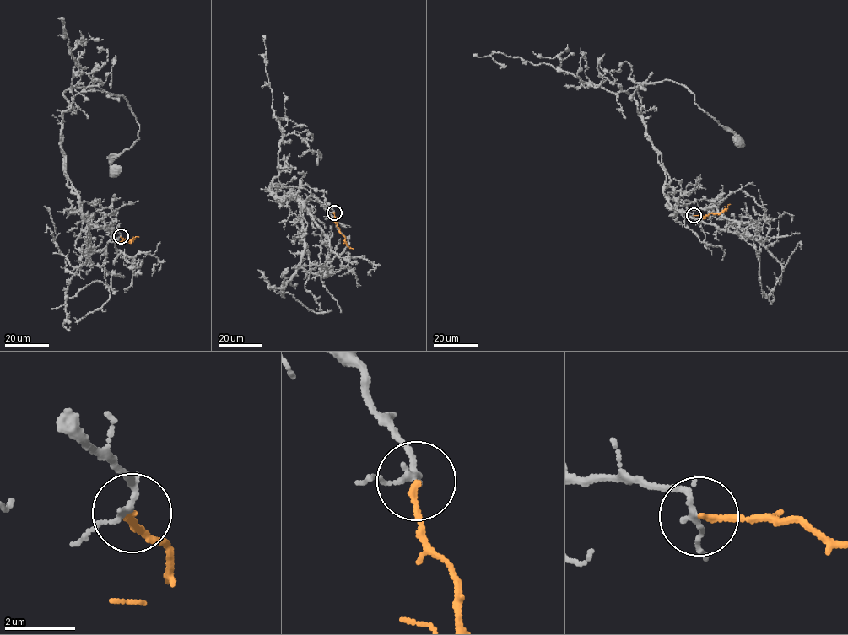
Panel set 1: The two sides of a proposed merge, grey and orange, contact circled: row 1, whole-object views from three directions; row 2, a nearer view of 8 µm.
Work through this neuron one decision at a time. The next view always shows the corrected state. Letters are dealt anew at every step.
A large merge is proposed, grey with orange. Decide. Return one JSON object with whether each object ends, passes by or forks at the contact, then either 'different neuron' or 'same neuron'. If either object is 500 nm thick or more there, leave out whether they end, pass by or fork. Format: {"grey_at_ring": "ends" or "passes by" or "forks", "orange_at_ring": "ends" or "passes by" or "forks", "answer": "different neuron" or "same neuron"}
{"grey_at_ring": "passes by", "orange_at_ring": "ends", "answer": "same neuron"}

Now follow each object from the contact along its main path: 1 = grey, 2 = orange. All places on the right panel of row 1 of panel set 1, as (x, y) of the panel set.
1: (694, 215), (675, 213), (664, 193), (665, 172), (645, 136), (637, 88), (667, 80), (683, 84), (737, 139)
2: (694, 215), (704, 217), (710, 213), (719, 214), (730, 204)

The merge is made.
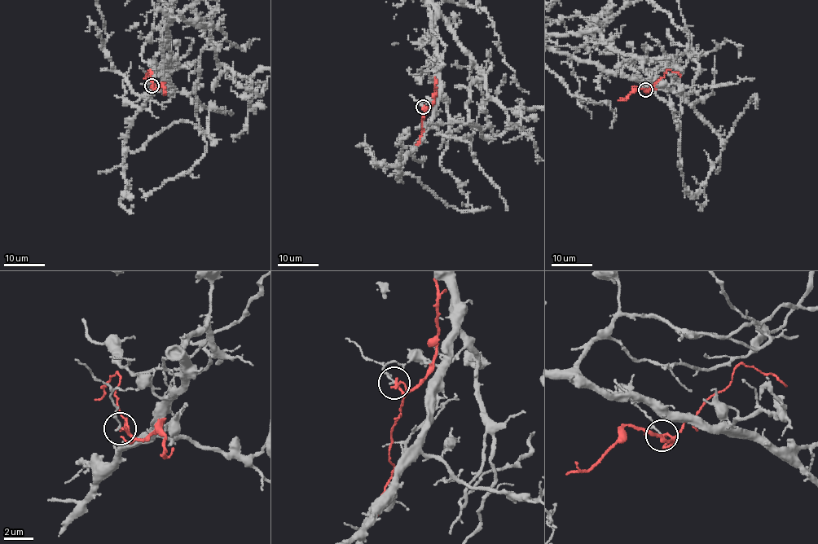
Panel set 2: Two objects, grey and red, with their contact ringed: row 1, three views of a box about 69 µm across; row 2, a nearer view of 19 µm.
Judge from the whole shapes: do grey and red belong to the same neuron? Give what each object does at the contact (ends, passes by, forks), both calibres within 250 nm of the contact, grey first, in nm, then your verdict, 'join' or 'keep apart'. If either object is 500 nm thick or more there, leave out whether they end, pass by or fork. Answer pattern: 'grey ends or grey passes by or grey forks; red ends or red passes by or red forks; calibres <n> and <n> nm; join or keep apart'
grey ends; red ends; calibres 150 and 190 nm; join

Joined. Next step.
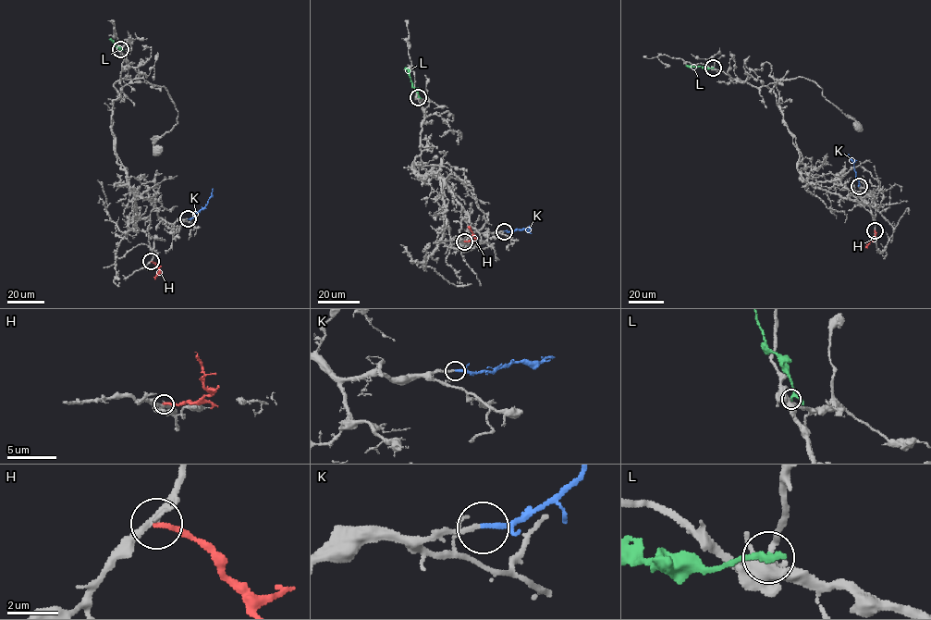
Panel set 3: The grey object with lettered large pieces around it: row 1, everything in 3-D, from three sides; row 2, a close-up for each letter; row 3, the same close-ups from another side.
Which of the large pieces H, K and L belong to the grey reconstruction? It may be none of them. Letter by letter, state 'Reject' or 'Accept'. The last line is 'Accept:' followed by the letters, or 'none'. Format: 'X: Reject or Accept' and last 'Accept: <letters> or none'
H: Reject
K: Accept
L: Reject
Accept: K

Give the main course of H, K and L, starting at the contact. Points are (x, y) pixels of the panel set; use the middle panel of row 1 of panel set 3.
H: (464, 241), (474, 239), (467, 227)
K: (504, 231), (528, 229), (531, 225)
L: (418, 97), (406, 68)

